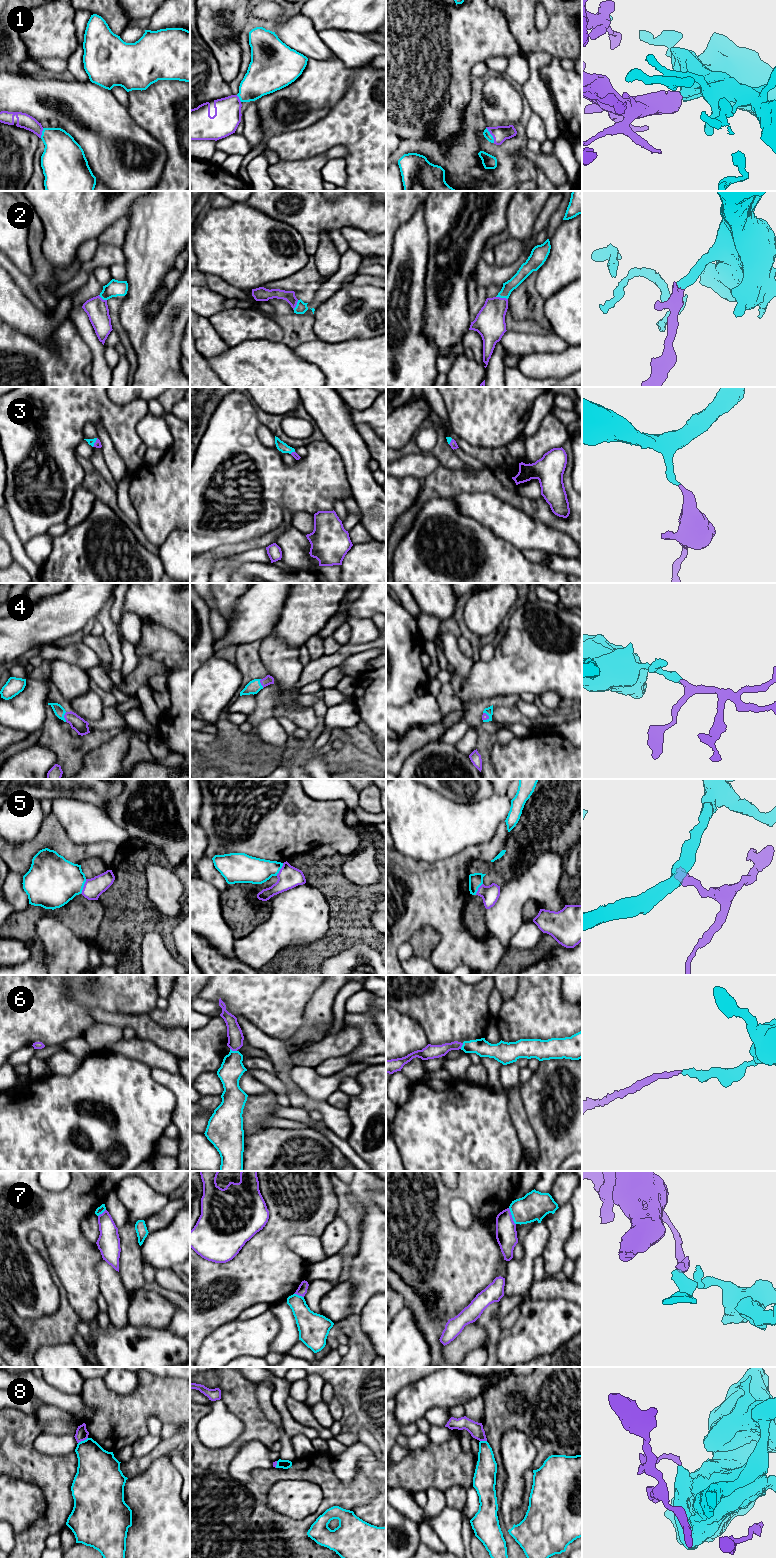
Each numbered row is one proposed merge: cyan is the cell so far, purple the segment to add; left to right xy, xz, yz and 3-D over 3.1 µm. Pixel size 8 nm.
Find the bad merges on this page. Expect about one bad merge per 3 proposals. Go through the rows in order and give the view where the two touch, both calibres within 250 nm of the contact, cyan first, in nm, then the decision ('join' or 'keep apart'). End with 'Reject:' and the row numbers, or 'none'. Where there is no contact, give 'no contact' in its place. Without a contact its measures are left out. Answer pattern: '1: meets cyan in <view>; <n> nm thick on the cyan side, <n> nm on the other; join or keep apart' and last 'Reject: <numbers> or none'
1: meets cyan in yz; 60 nm thick on the cyan side, 130 nm on the other; join
2: meets cyan in yz; 90 nm thick on the cyan side, 240 nm on the other; join
3: meets cyan in xy; 50 nm thick on the cyan side, 60 nm on the other; join
4: meets cyan in xy; 90 nm thick on the cyan side, 120 nm on the other; join
5: meets cyan in xy; 400 nm thick on the cyan side, 160 nm on the other; join
6: meets cyan in xz; 190 nm thick on the cyan side, 130 nm on the other; join
7: meets cyan in yz; 220 nm thick on the cyan side, 170 nm on the other; keep apart
8: meets cyan in xy; 320 nm thick on the cyan side, 100 nm on the other; keep apart
Reject: 7, 8

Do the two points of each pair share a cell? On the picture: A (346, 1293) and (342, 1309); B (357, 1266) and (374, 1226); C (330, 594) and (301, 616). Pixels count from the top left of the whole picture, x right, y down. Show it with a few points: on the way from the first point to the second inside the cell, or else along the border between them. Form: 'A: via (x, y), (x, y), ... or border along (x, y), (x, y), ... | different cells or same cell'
A: via (342, 1297), (342, 1305) | same cell
B: via (367, 1256), (374, 1249), (374, 1236) | same cell
C: via (323, 594), (308, 609) | same cell

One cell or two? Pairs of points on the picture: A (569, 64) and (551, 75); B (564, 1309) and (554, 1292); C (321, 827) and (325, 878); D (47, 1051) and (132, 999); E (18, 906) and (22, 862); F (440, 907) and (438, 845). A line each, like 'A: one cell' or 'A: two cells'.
A: two cells
B: two cells
C: two cells
D: two cells
E: two cells
F: two cells

